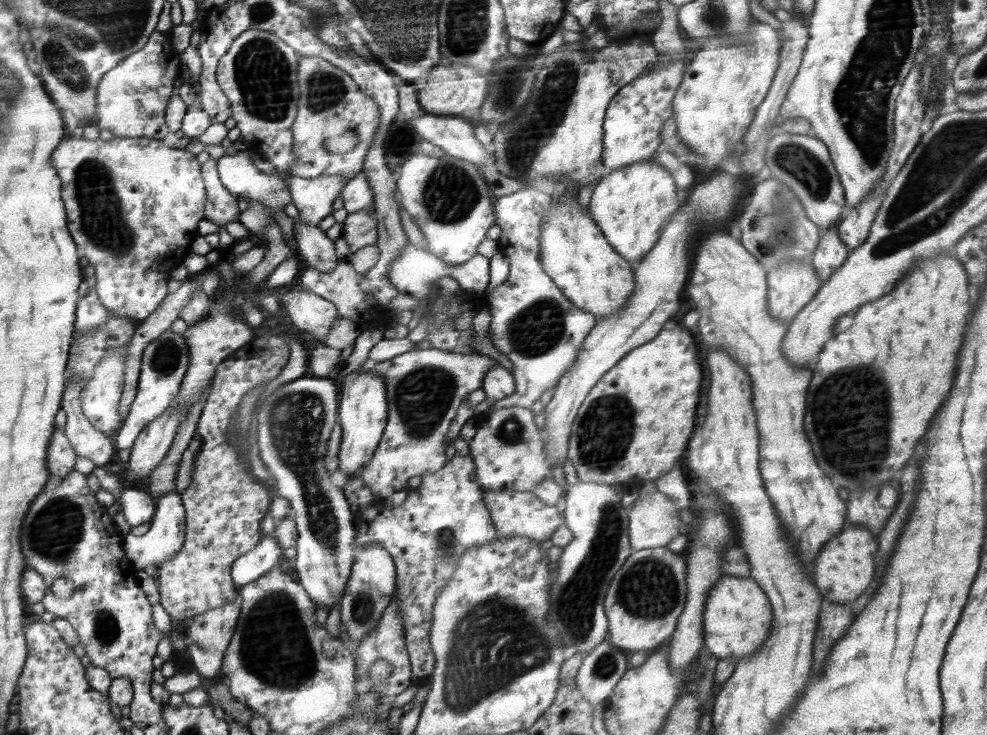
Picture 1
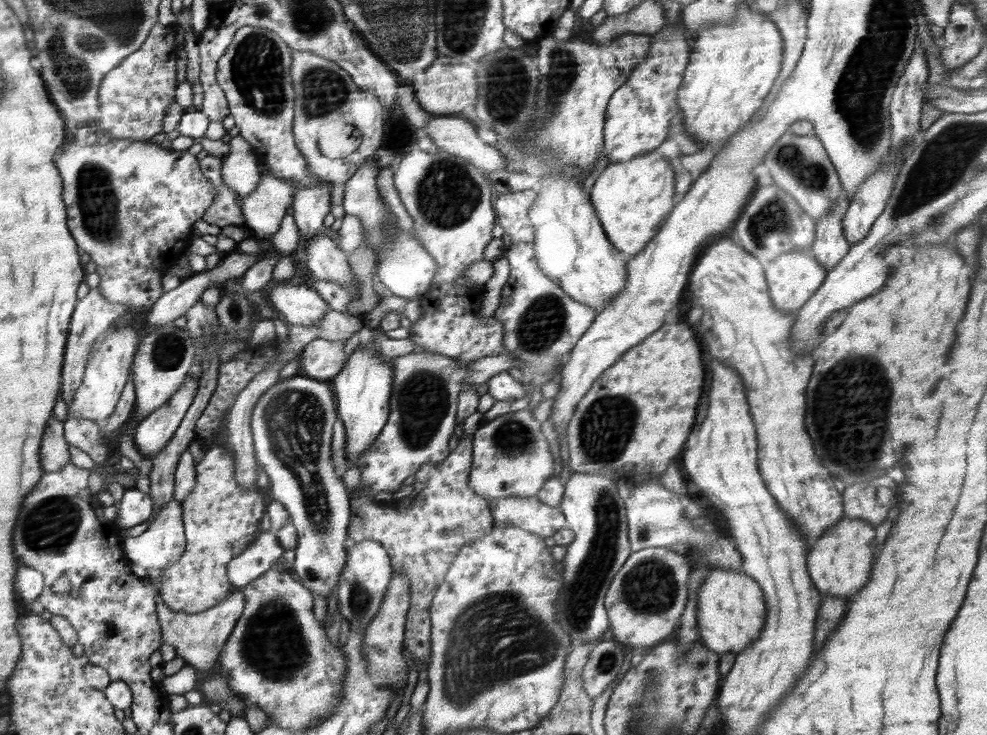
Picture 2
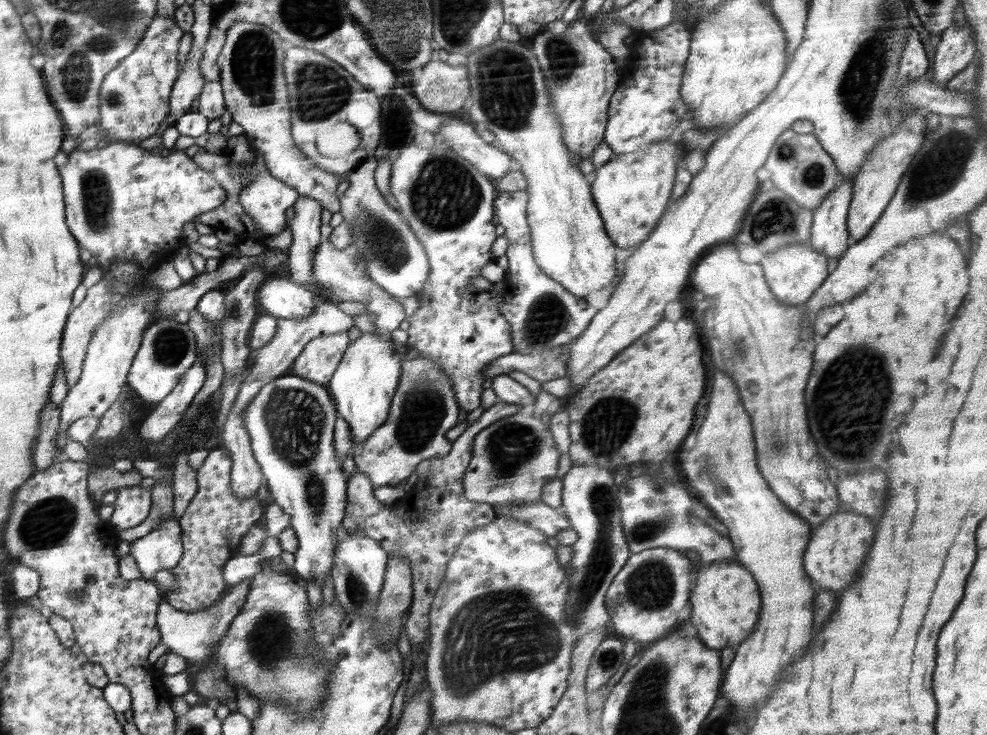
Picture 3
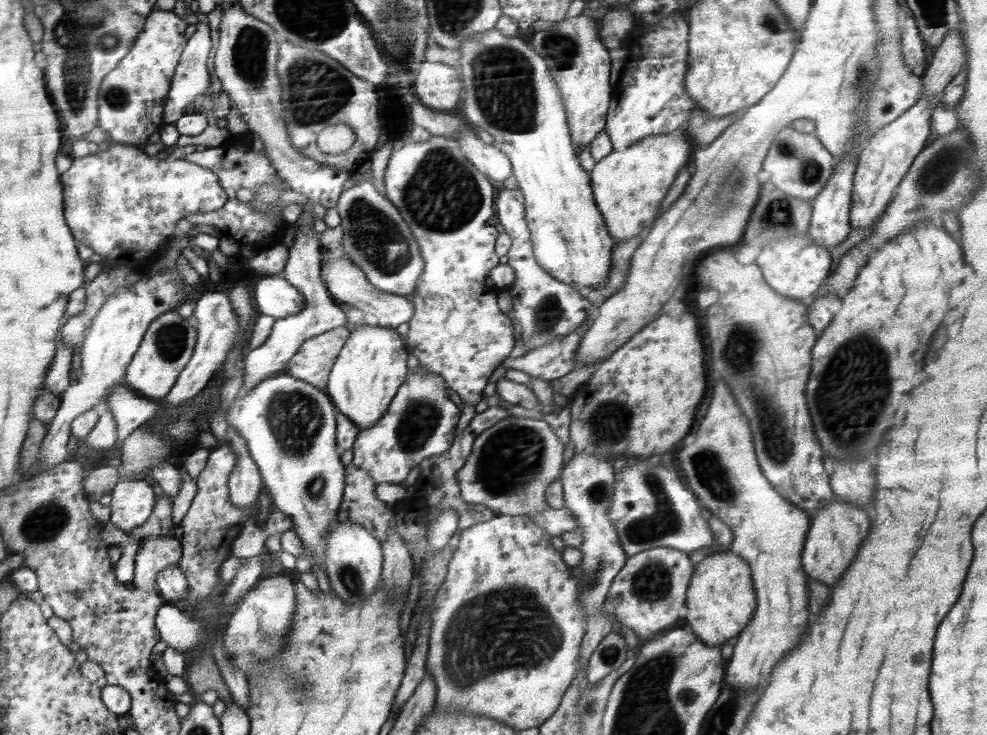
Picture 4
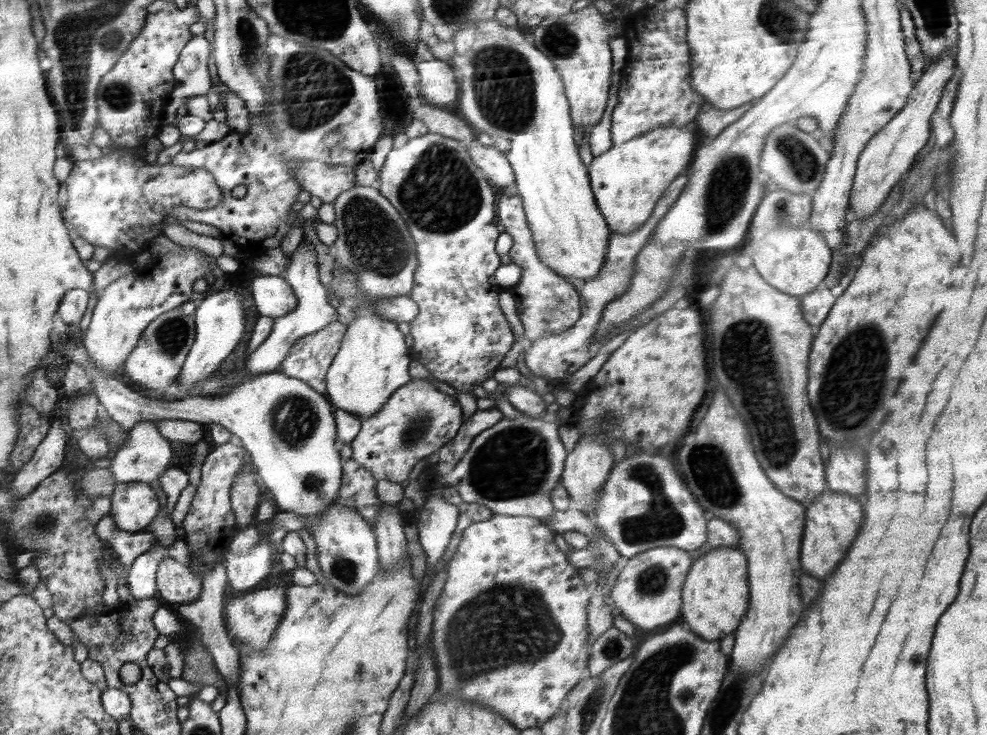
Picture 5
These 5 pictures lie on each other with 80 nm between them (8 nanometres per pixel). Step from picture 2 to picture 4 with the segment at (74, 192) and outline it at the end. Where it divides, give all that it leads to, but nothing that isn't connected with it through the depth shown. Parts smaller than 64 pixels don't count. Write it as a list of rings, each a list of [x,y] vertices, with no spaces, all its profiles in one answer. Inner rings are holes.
[[[122,143],[96,154],[74,157],[70,168],[62,174],[61,181],[68,228],[80,244],[92,247],[96,254],[102,256],[100,264],[103,270],[128,266],[134,272],[134,268],[144,264],[156,250],[160,252],[160,246],[171,240],[170,236],[176,234],[174,228],[178,220],[192,213],[221,209],[228,201],[225,187],[214,171],[184,159],[156,159],[140,152],[138,146]]]

